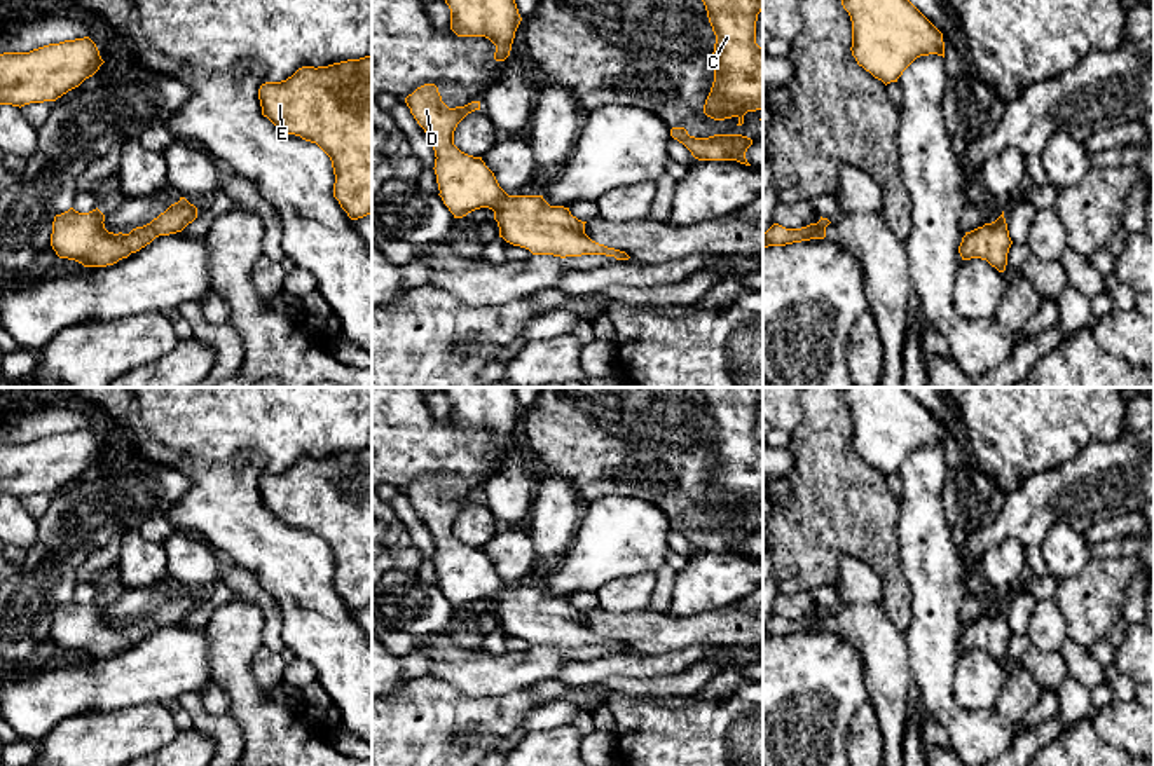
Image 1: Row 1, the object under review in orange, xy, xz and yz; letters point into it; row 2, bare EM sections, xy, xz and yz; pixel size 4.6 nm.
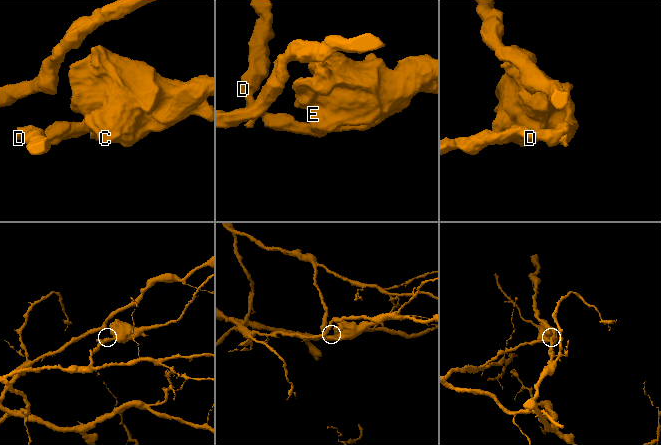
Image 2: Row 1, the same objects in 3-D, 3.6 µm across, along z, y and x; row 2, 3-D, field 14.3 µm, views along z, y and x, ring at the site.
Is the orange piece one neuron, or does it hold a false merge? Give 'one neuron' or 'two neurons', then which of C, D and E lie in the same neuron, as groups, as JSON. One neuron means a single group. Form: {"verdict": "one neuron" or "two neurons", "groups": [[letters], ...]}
{"verdict": "two neurons", "groups": [["C", "E"], ["D"]]}

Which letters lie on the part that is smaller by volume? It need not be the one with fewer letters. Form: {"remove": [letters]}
{"remove": ["D"]}

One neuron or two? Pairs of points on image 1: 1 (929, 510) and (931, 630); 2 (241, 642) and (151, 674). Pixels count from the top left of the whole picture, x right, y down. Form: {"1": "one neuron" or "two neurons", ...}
{"1": "one neuron", "2": "two neurons"}

